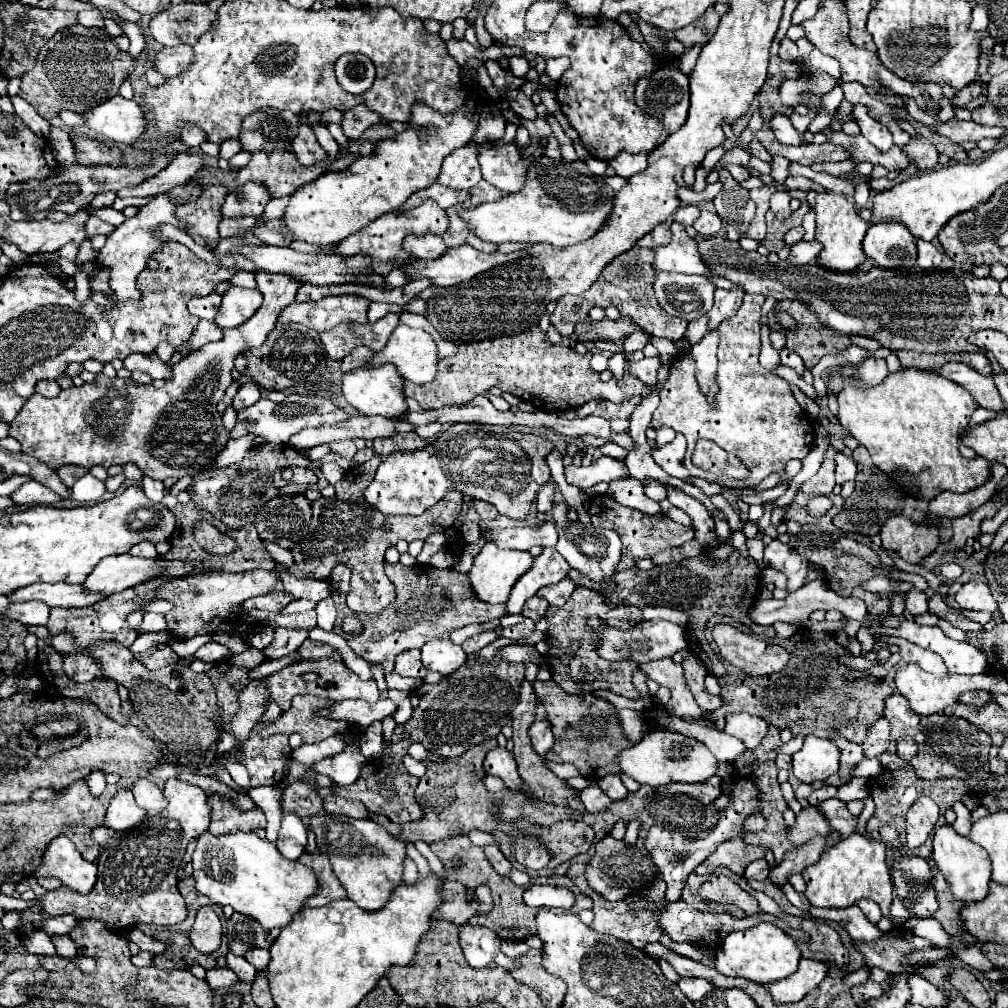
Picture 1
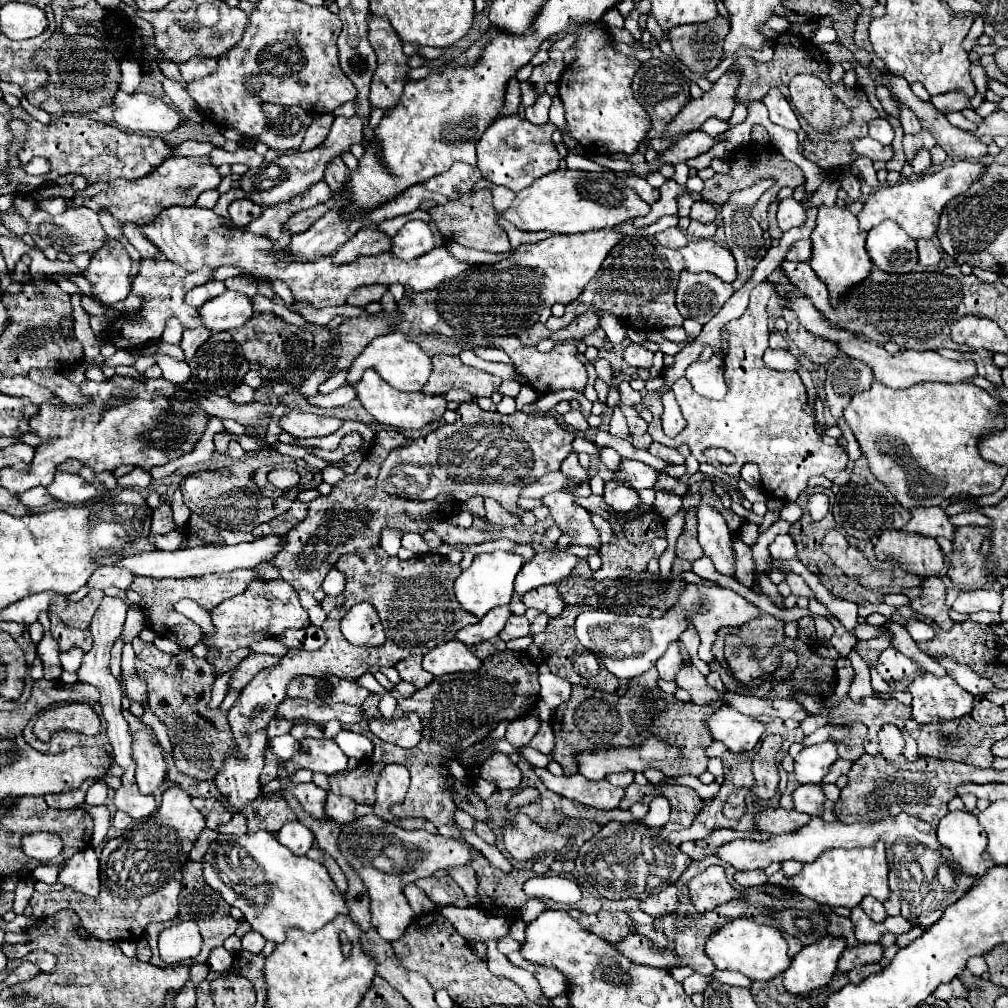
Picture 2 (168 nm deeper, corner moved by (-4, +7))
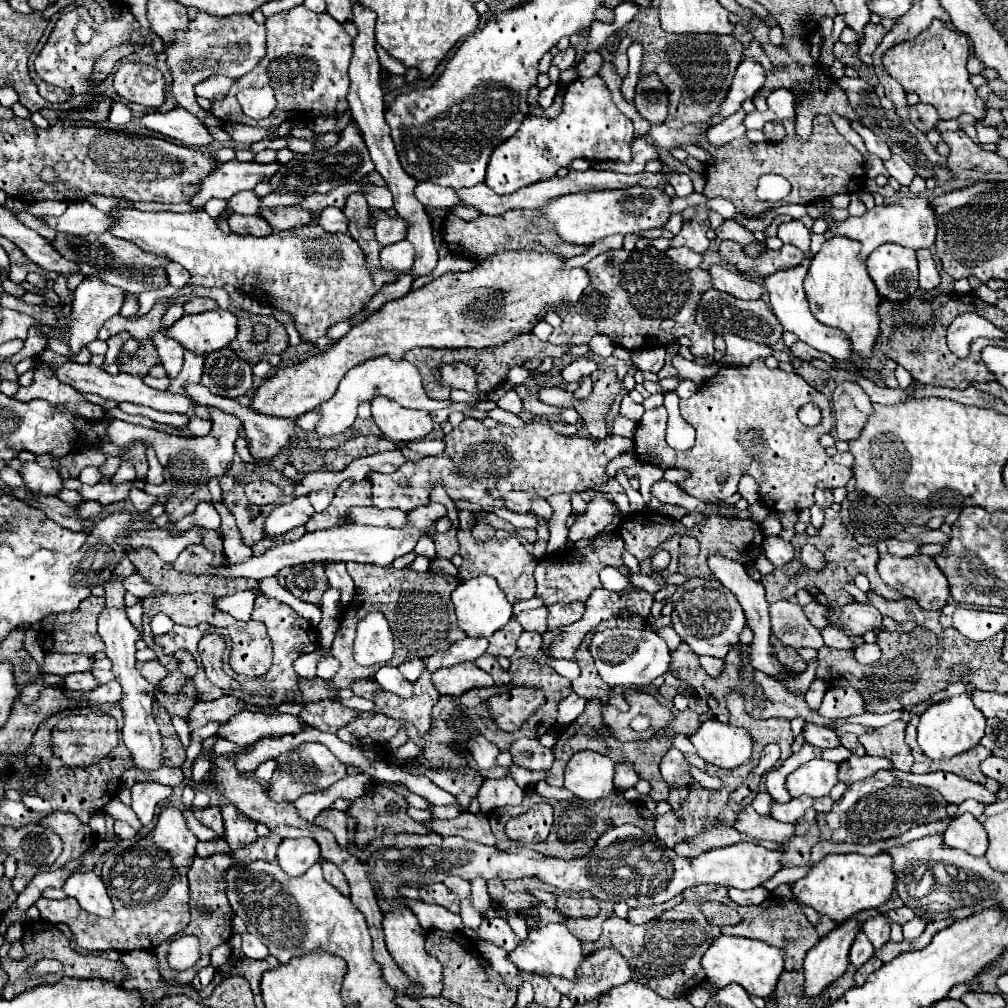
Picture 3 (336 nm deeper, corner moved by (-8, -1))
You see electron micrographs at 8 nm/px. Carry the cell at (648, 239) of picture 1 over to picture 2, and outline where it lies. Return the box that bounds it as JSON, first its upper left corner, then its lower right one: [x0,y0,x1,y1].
[654,227,688,249]

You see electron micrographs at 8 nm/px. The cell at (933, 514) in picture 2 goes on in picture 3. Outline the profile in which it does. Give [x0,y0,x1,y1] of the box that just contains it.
[886,539,920,557]

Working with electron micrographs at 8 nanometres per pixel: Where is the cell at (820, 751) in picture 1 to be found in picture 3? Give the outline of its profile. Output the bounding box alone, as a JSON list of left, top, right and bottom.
[786,757,838,799]

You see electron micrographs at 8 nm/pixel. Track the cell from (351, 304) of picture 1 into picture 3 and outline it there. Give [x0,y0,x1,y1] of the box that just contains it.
[368,273,414,313]

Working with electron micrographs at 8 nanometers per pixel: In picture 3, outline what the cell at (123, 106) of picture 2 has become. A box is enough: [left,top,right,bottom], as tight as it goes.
[142,107,214,147]

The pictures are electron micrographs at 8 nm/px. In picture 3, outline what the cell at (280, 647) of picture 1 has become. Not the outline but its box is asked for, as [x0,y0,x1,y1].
[186,697,246,731]

